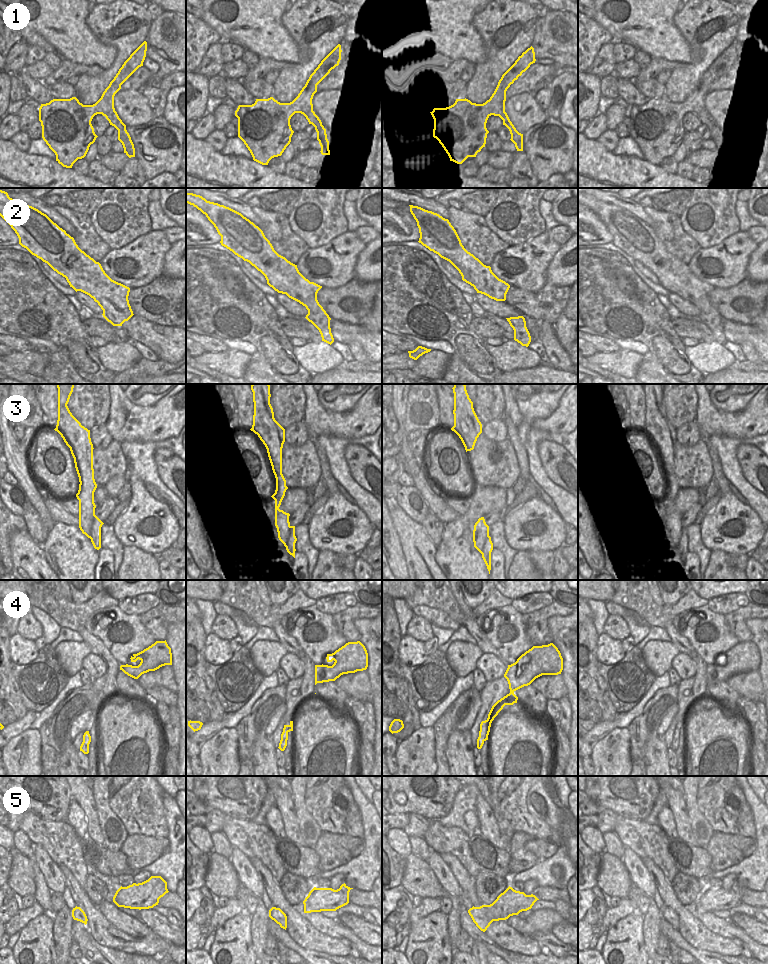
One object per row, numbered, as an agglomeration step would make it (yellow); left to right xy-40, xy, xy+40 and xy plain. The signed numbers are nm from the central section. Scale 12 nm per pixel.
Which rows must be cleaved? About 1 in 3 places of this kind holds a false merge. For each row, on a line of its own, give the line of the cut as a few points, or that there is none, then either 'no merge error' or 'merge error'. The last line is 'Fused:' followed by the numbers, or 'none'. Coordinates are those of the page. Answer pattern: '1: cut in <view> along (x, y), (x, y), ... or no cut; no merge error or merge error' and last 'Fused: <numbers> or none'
1: no cut; no merge error
2: no cut; no merge error
3: cut in xy-40 along (95, 515), (90, 538); merge error
4: no cut; no merge error
5: no cut; no merge error
Fused: 3

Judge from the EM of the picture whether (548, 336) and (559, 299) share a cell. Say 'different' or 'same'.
different

